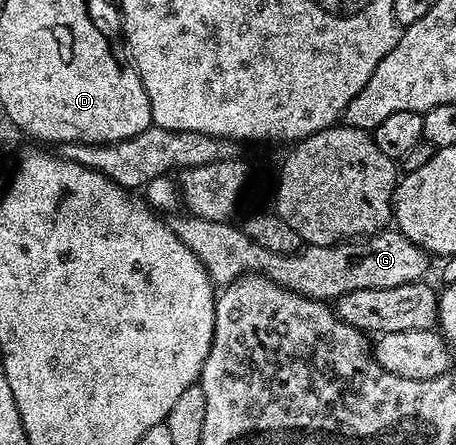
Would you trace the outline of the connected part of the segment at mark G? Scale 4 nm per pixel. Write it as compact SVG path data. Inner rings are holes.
M192 216L172 219L171 225L175 236L199 256L203 268L209 274L218 287L224 288L230 282L241 277L242 274L262 273L272 282L278 282L283 288L287 288L296 294L302 294L308 298L320 298L322 300L336 300L345 293L356 292L360 289L387 289L395 288L396 285L411 284L422 281L429 270L430 255L423 248L419 248L407 236L403 236L396 228L380 230L378 234L371 234L356 240L338 242L335 246L311 246L306 245L304 249L296 254L276 254L267 252L267 248L259 248L259 244L251 241L232 221L216 222L215 220L203 220Z

